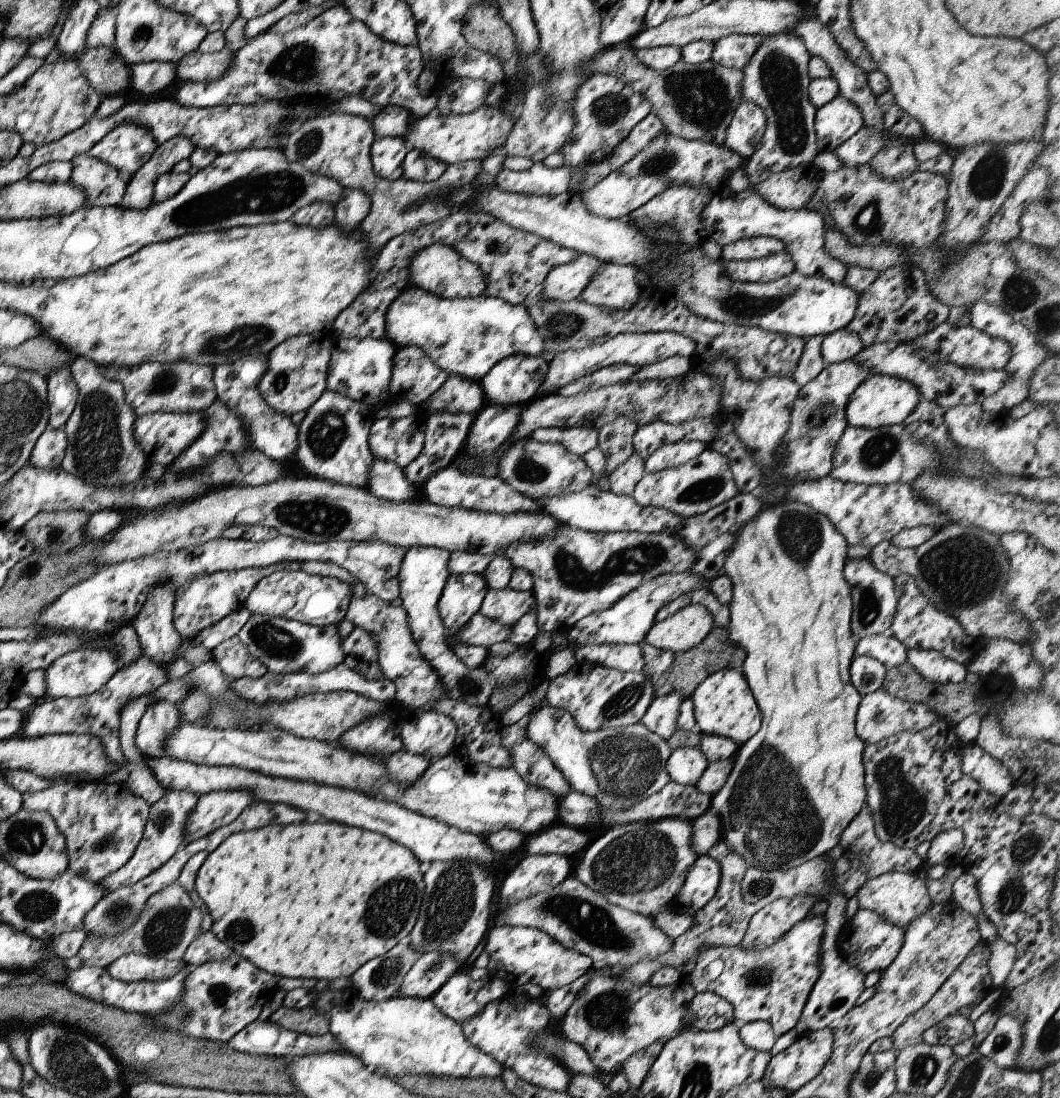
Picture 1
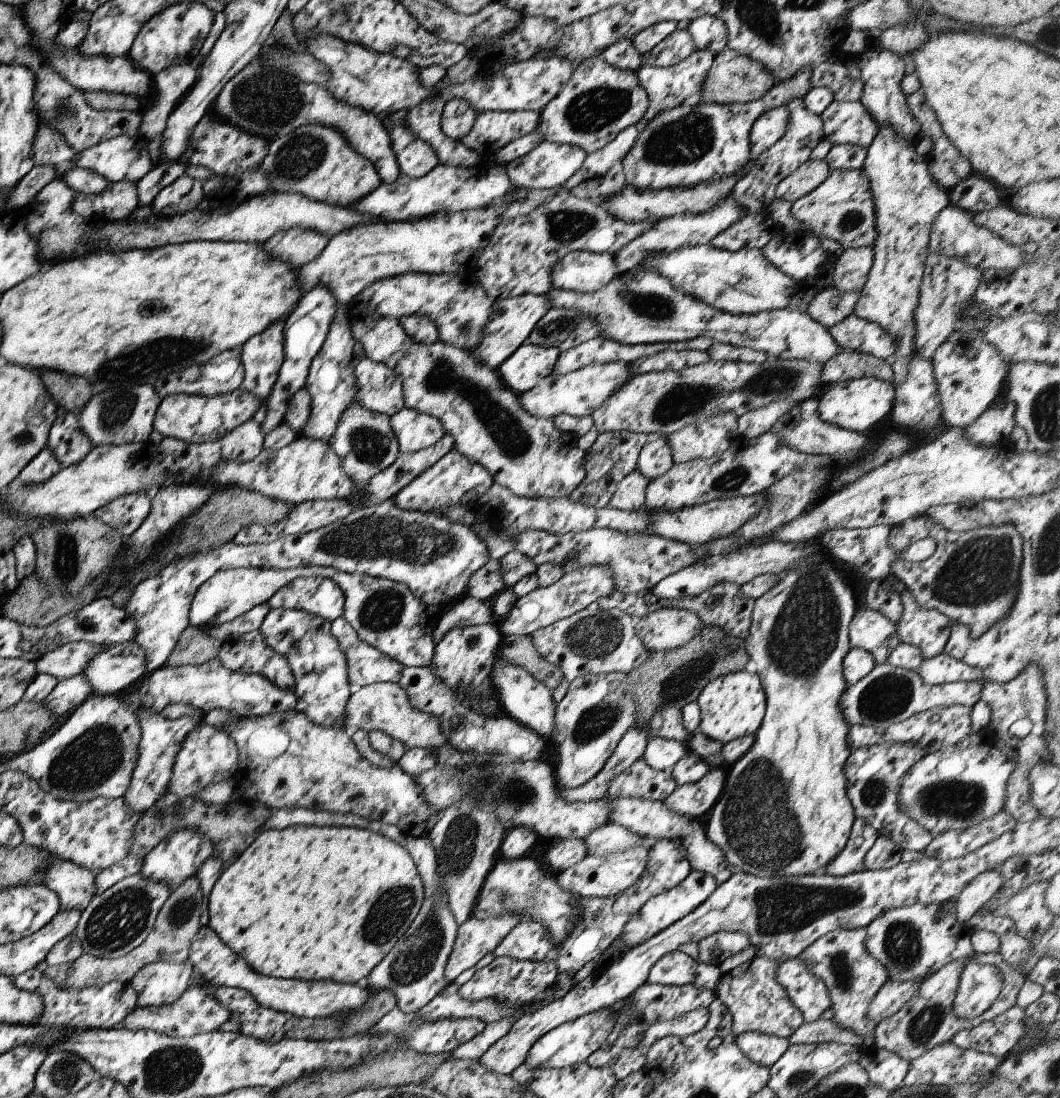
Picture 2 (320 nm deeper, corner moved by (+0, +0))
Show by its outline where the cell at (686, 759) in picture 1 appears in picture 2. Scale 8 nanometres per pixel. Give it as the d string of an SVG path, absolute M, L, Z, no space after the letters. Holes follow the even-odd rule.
M652 737L644 748L643 761L657 772L670 771L687 750L687 745L677 740Z

